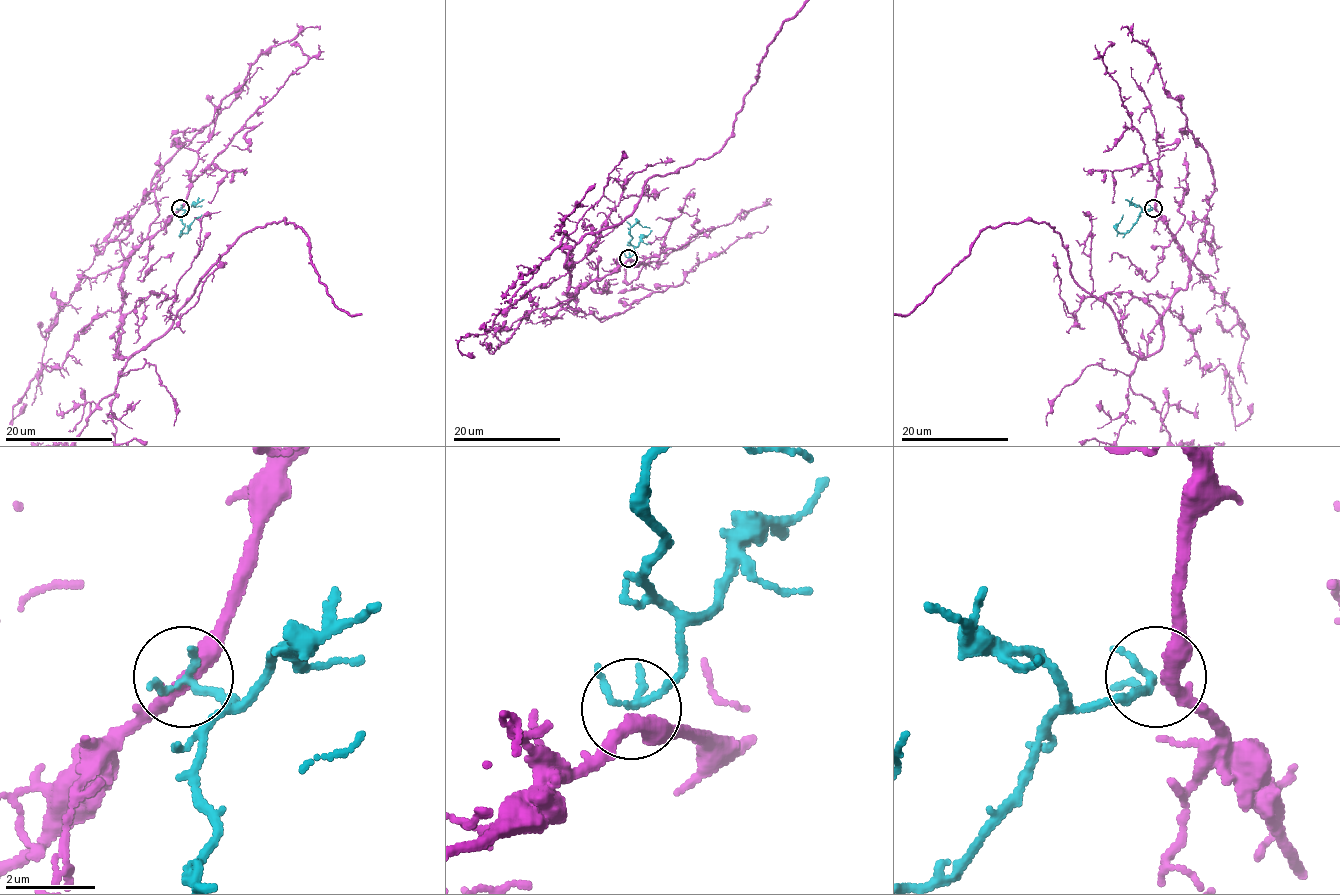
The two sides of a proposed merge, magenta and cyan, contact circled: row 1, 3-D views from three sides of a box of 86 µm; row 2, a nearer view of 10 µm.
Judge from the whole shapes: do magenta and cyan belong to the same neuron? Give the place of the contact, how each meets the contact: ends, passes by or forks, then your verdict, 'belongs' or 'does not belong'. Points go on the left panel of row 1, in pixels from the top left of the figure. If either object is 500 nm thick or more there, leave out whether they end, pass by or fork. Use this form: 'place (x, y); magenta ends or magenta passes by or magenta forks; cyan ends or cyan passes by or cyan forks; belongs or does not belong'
place (180, 208); magenta passes by; cyan passes by; belongs

